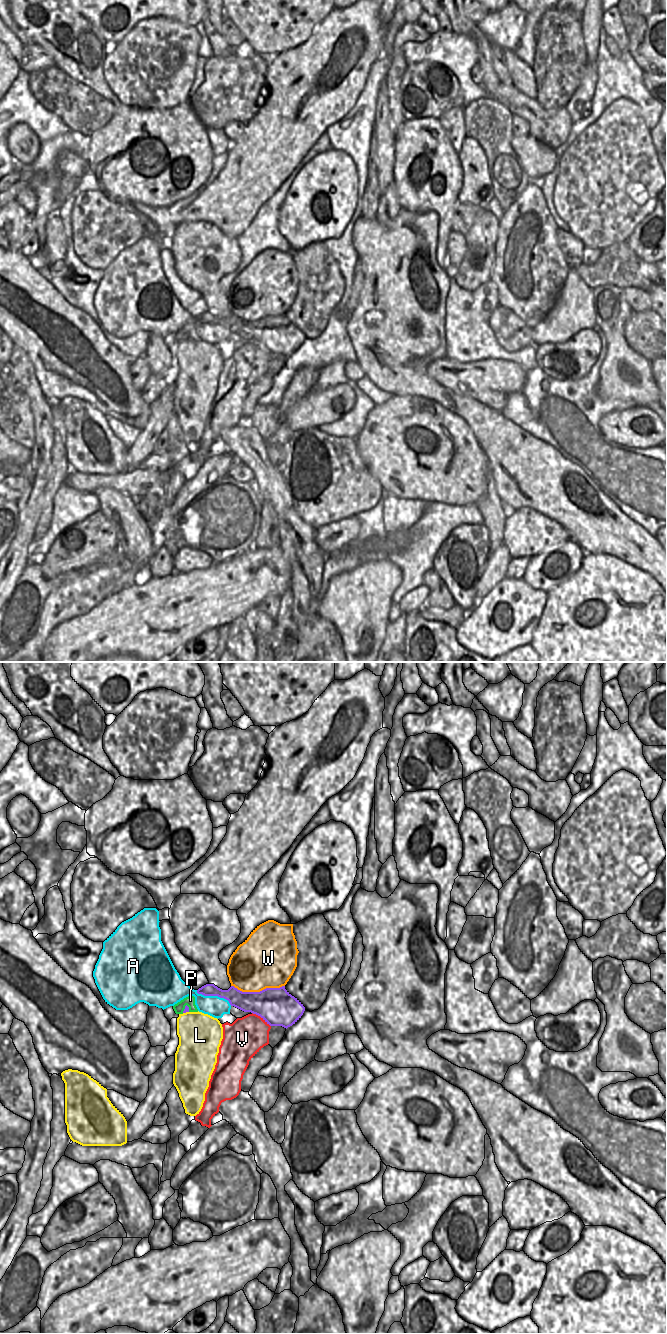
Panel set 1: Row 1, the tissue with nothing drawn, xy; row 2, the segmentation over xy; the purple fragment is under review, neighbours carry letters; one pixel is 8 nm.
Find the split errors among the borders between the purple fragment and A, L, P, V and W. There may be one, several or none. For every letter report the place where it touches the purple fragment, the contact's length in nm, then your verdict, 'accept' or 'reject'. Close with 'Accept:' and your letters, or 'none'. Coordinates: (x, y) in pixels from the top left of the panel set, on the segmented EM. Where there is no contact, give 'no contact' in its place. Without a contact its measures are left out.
A: xy (214, 995) | 320 nm | reject
L: xy (185, 1012) | 50 nm | reject
P: xy (185, 1008) | 80 nm | accept
V: xy (261, 1017) | 190 nm | reject
W: xy (258, 992) | 440 nm | reject
Accept: P

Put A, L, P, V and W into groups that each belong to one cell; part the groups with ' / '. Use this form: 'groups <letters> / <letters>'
groups A / L / P / V / W

